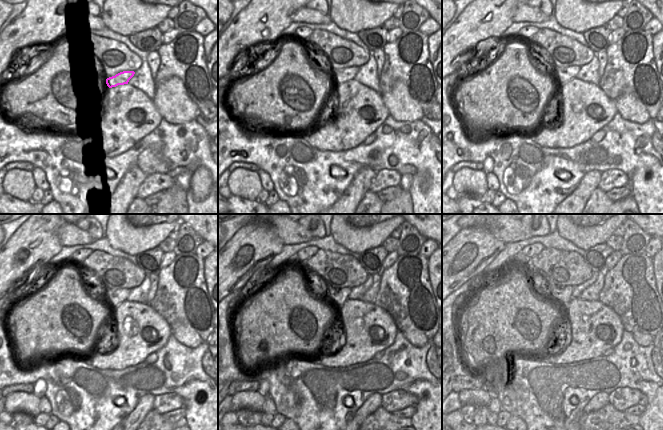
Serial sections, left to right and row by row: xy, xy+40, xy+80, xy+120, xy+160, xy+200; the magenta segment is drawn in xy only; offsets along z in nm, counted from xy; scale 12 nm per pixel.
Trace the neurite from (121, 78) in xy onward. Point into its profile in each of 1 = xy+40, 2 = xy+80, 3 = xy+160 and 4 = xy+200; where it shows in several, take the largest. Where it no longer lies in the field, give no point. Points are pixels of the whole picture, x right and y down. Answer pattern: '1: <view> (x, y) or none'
1: xy+40 (343, 75)
2: xy+80 (563, 75)
3: xy+160 (338, 296)
4: xy+200 (563, 295)

